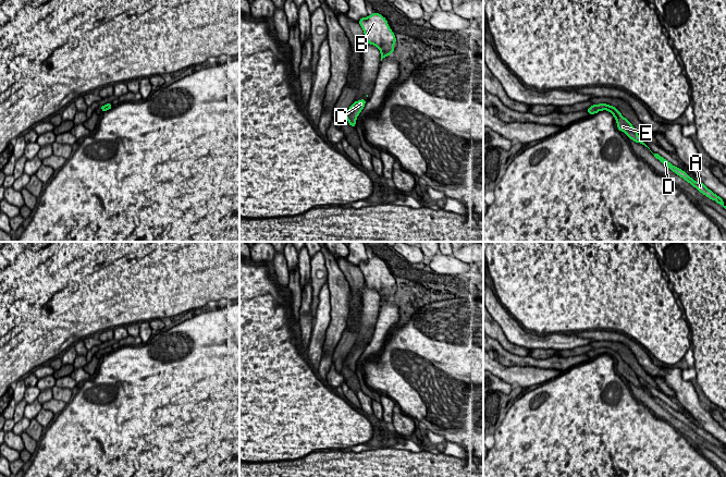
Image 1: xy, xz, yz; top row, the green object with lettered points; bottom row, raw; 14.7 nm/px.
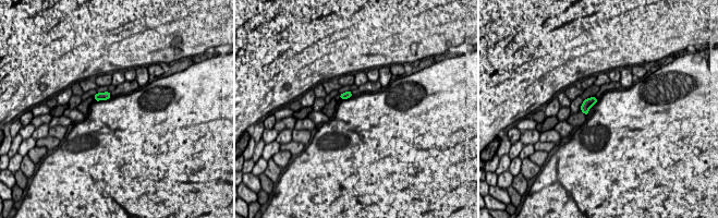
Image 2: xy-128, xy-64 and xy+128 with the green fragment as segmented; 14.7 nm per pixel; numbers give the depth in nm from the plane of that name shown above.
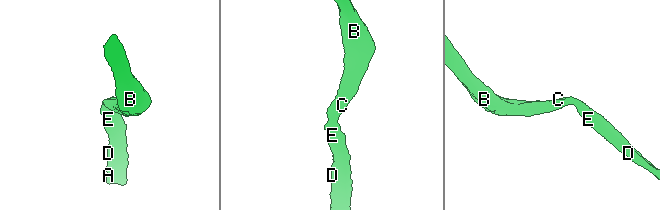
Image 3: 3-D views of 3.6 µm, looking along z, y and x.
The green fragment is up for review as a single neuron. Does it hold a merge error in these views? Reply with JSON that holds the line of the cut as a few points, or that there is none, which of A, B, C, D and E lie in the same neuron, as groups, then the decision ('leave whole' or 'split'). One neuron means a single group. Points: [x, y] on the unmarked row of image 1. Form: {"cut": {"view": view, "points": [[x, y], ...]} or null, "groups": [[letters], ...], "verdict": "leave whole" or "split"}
{"cut": null, "groups": [["A", "B", "C", "D", "E"]], "verdict": "leave whole"}

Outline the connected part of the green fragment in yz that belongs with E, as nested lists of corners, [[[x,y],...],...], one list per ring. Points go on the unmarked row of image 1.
[[[599,347],[599,348],[592,348],[587,353],[587,355],[590,357],[590,359],[598,357],[599,355],[607,354],[613,358],[613,360],[616,364],[618,375],[624,376],[626,380],[628,380],[630,383],[632,383],[636,387],[642,388],[645,391],[648,391],[642,383],[639,381],[637,374],[632,370],[632,368],[622,359],[618,353],[611,348],[606,347]]]

